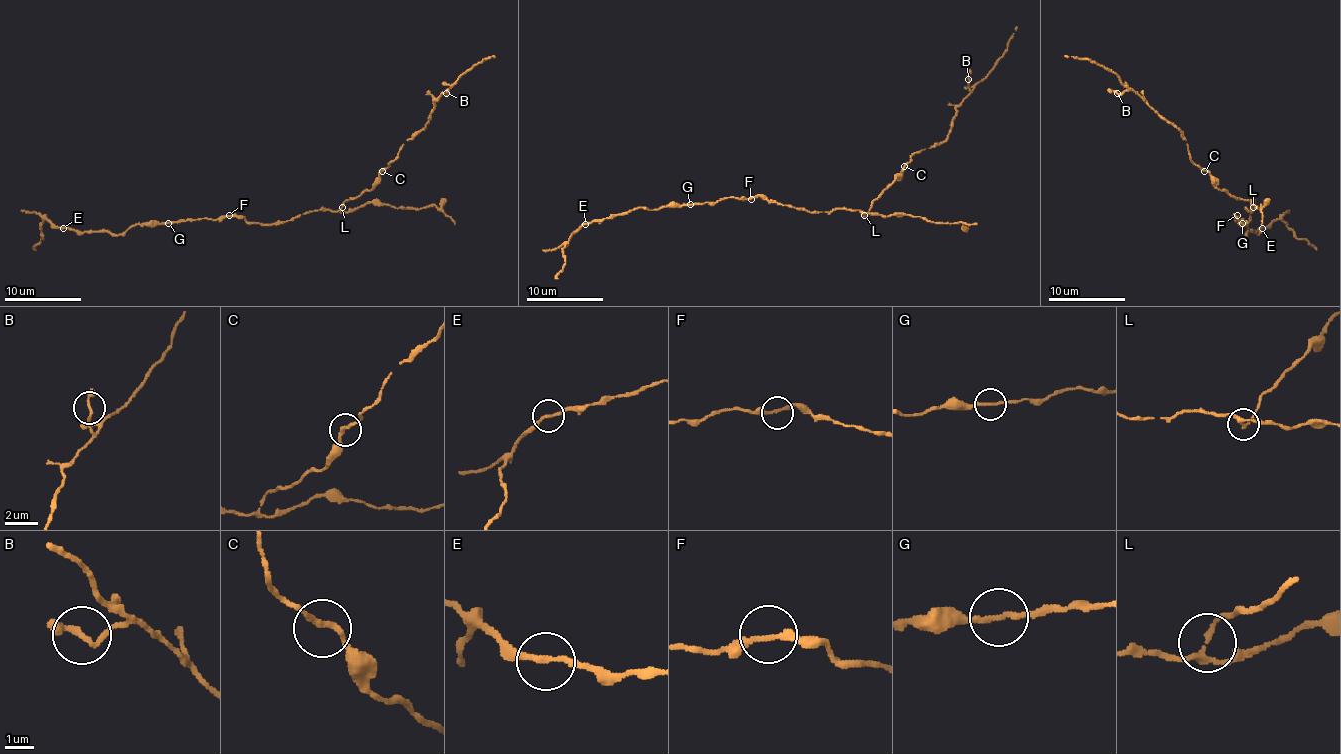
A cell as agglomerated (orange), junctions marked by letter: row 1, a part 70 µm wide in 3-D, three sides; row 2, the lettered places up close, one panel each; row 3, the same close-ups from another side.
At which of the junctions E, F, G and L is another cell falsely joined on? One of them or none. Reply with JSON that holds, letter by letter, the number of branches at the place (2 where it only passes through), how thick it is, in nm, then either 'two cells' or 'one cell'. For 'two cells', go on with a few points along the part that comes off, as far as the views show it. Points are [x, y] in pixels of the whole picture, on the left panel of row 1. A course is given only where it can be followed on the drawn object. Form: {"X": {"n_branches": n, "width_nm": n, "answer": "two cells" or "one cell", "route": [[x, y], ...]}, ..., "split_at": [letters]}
{"E": {"n_branches": 2, "width_nm": 190, "answer": "one cell"}, "F": {"n_branches": 2, "width_nm": 200, "answer": "one cell"}, "G": {"n_branches": 2, "width_nm": 180, "answer": "one cell"}, "L": {"n_branches": 3, "width_nm": 180, "answer": "one cell"}, "split_at": []}

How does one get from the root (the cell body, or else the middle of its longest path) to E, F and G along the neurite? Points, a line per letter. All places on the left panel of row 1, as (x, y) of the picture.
E: (305, 213), (271, 225), (248, 223), (237, 217), (137, 223), (120, 234), (63, 228)
F: (305, 213), (271, 225), (248, 223), (229, 215)
G: (305, 213), (271, 225), (248, 223), (237, 217), (168, 223)

